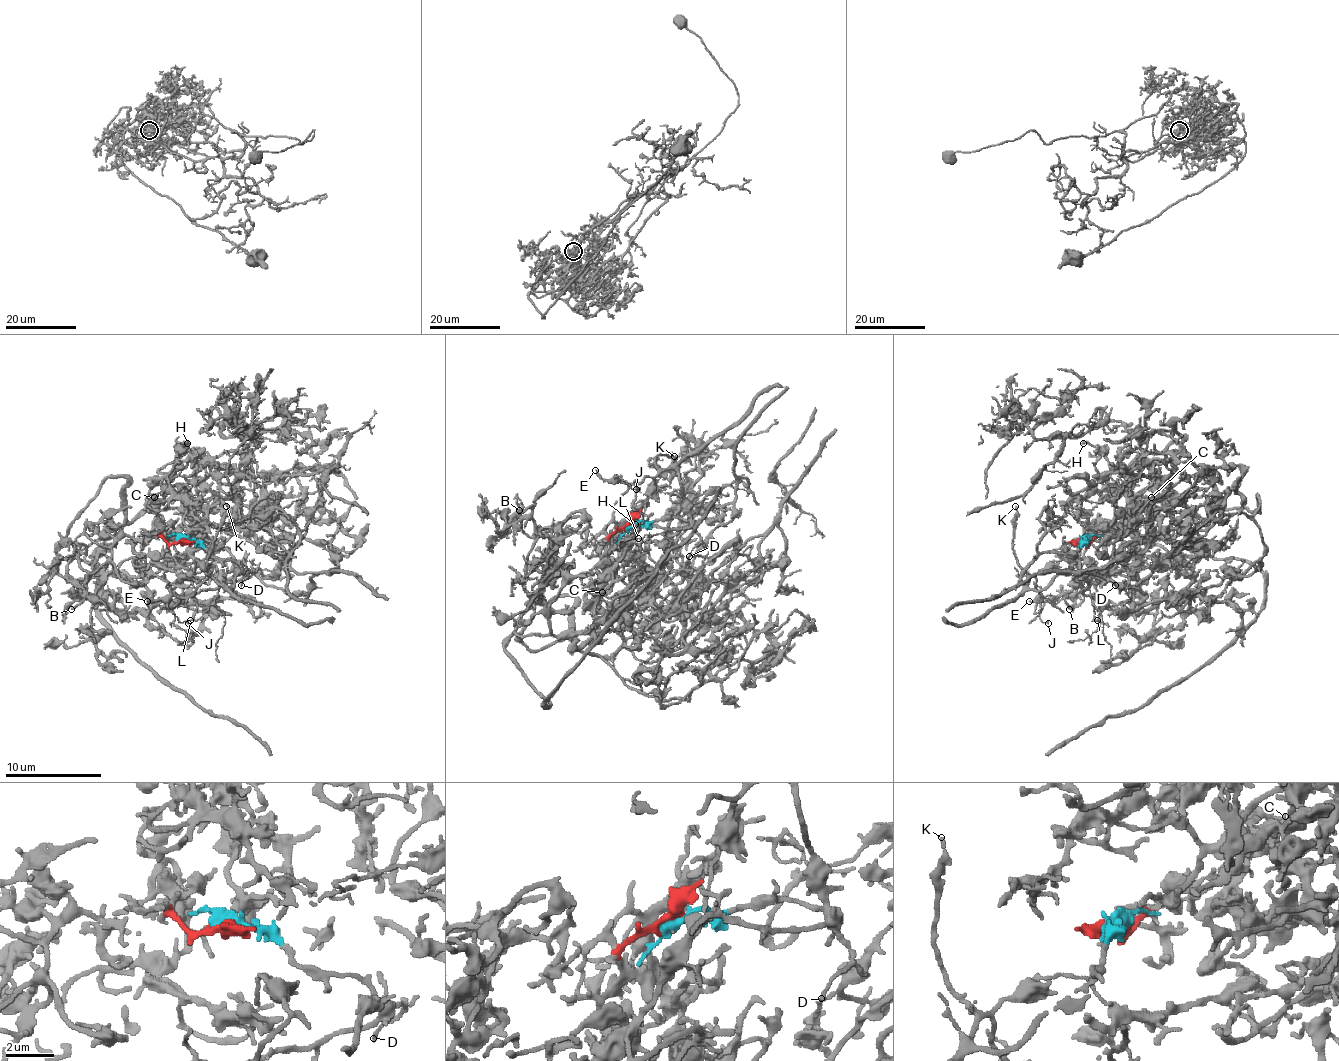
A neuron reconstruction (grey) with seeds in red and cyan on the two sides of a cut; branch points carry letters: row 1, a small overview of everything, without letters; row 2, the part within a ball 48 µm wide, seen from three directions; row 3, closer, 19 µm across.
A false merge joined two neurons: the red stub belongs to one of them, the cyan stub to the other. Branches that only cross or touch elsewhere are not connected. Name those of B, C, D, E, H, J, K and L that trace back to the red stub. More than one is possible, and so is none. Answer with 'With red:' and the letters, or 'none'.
With red: B, C, H

